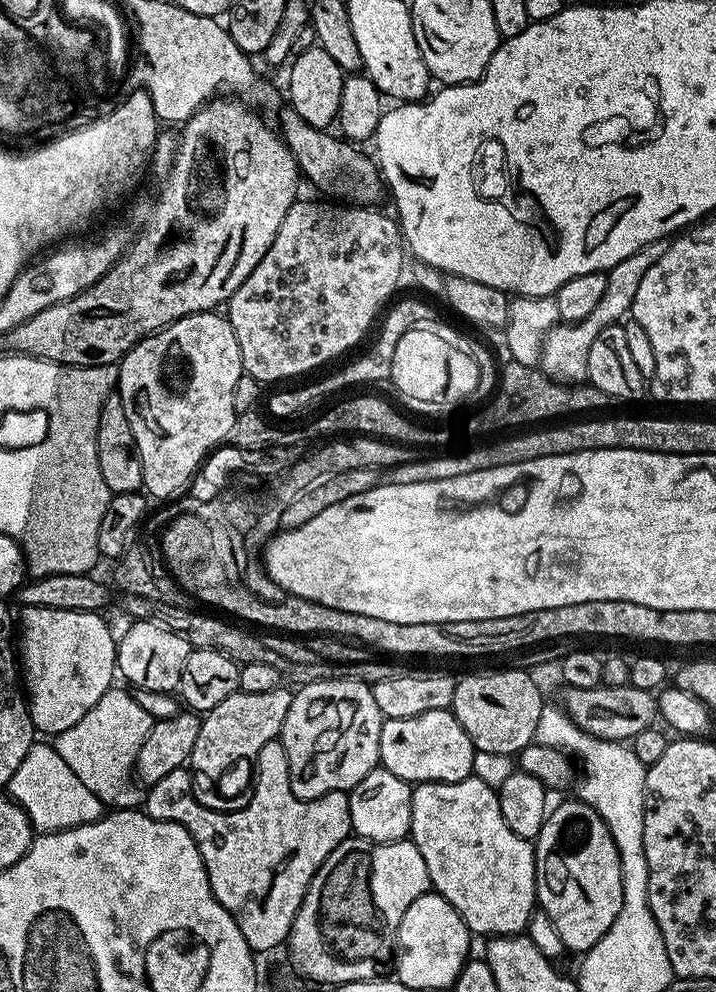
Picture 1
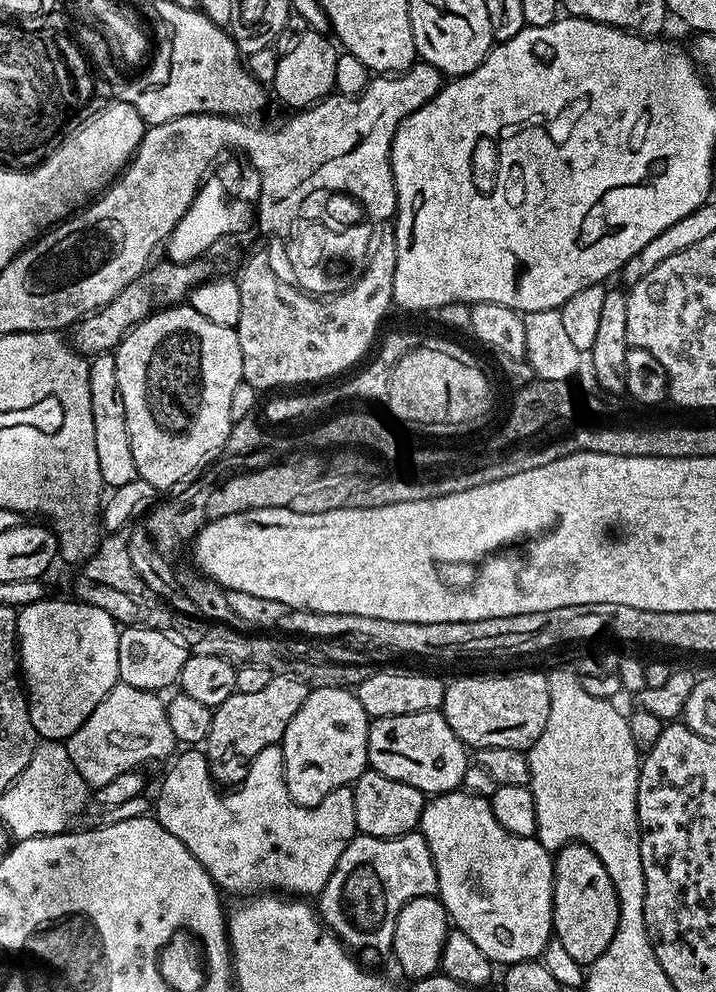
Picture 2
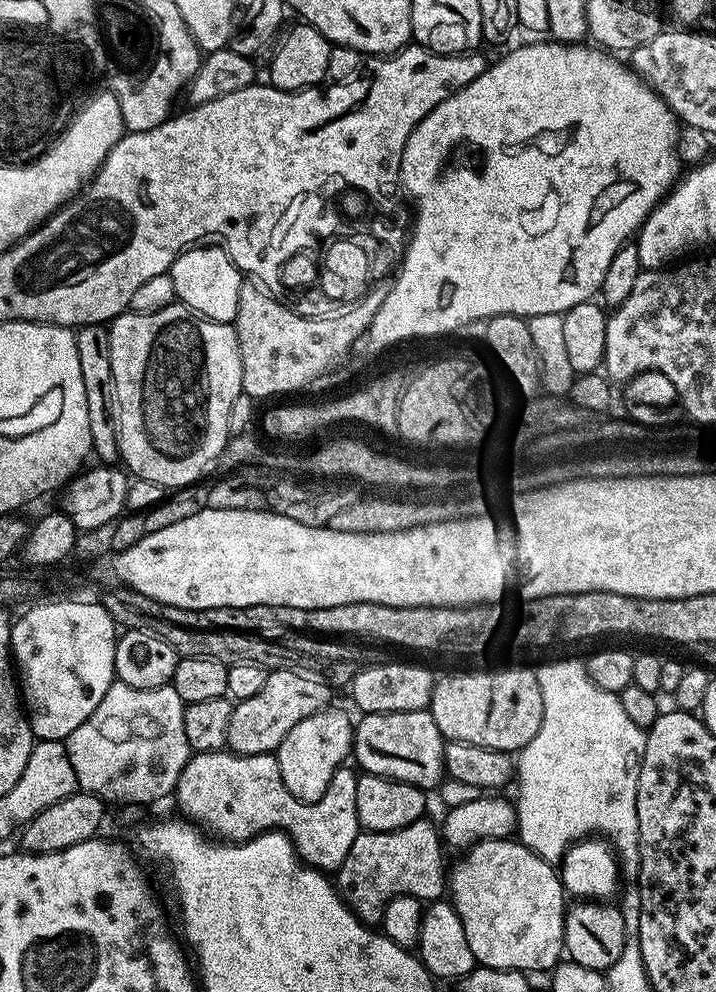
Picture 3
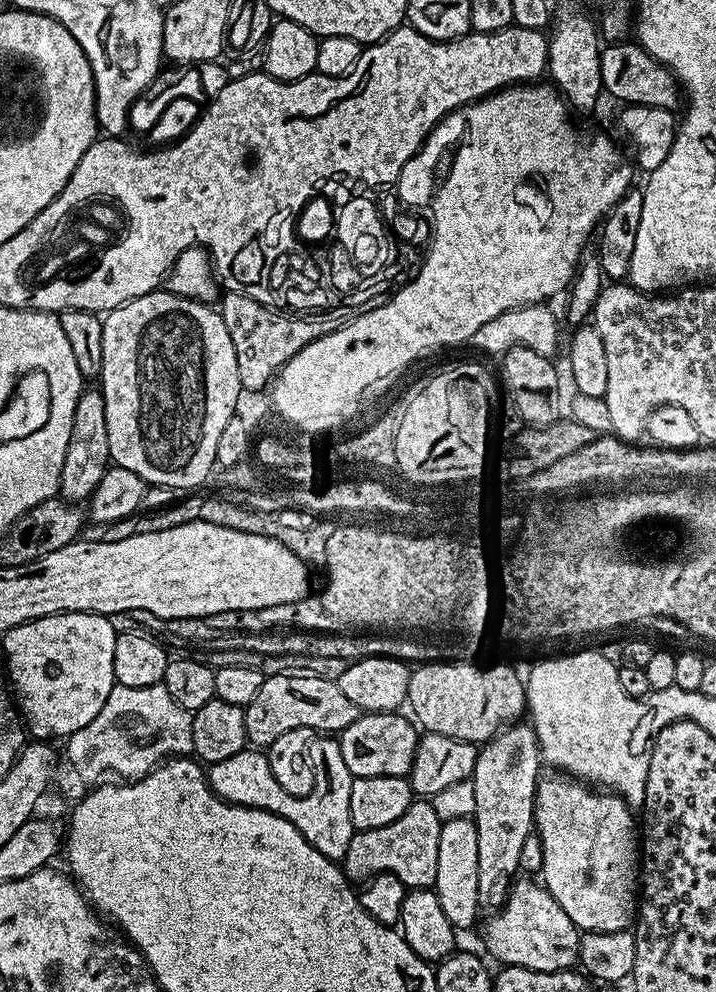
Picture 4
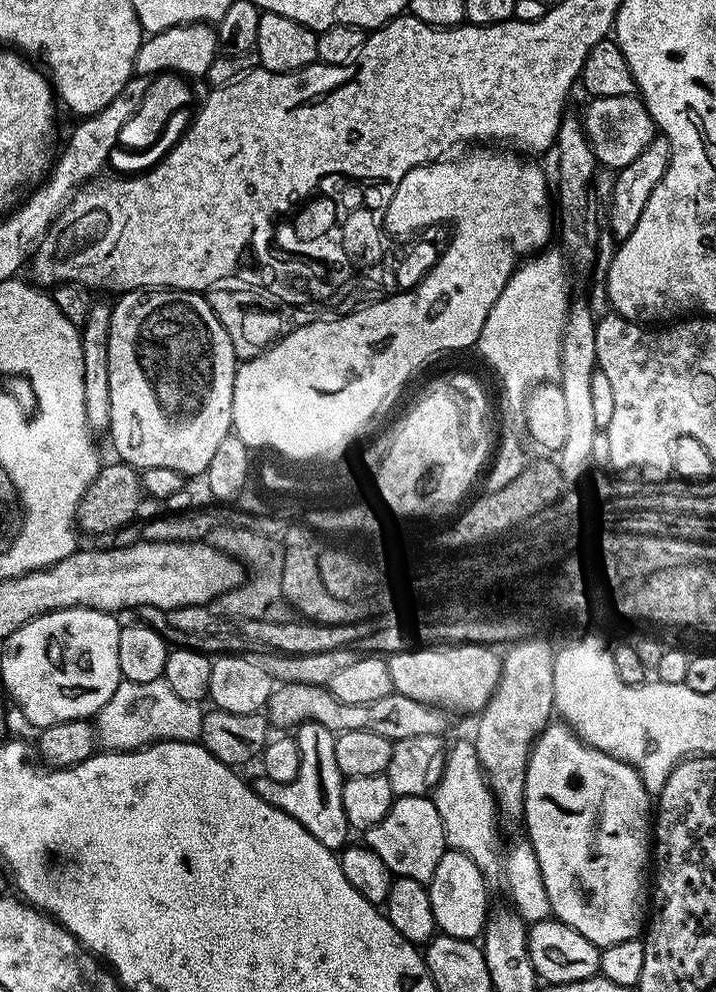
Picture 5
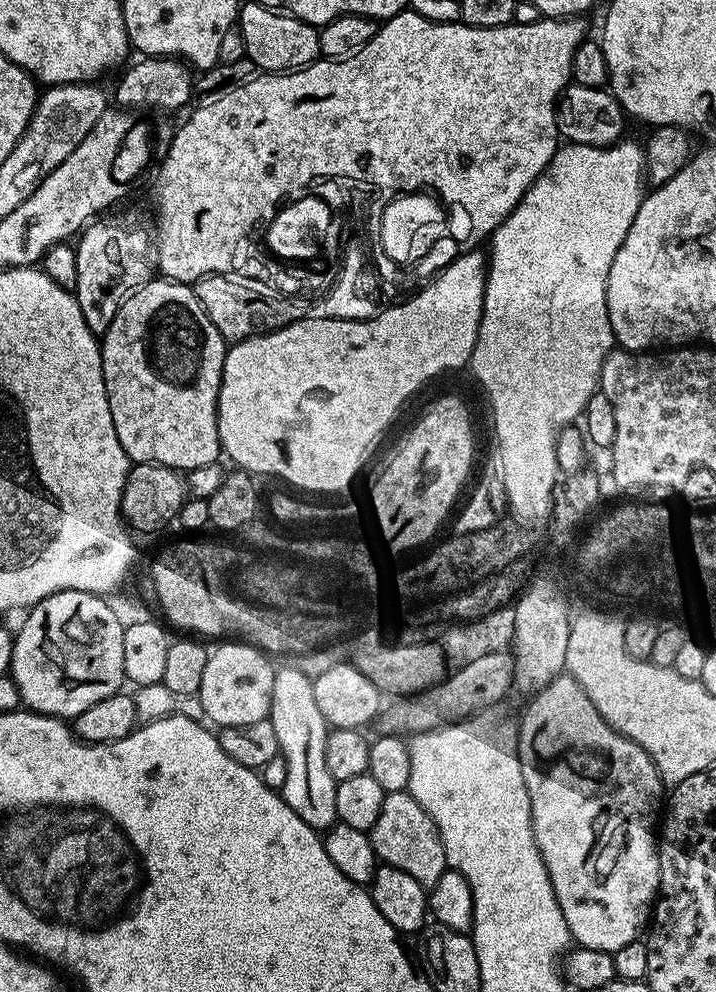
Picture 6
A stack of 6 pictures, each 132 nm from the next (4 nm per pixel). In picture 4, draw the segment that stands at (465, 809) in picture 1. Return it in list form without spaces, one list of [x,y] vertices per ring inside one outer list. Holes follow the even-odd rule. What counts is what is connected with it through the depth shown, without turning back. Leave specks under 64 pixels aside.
[[[520,878],[513,883],[512,890],[508,894],[508,900],[504,907],[495,914],[487,917],[484,924],[484,944],[488,947],[488,952],[496,960],[501,960],[501,965],[522,966],[530,970],[542,970],[543,972],[566,972],[577,967],[580,958],[580,938],[581,931],[574,922],[570,922],[570,917],[566,915],[566,910],[554,902],[543,883],[536,884],[532,878]]]

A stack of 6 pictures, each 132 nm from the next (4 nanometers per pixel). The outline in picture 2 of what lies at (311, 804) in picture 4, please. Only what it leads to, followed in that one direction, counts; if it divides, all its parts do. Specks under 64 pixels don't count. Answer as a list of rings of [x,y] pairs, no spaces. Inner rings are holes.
[[[271,744],[266,746],[266,750],[262,750],[262,754],[258,754],[258,758],[254,758],[254,762],[248,767],[246,778],[238,786],[225,791],[228,792],[225,796],[220,796],[221,789],[212,778],[207,755],[196,746],[185,747],[183,751],[167,765],[168,773],[160,784],[156,800],[154,796],[154,819],[166,830],[170,830],[170,834],[174,834],[174,838],[178,838],[178,842],[182,842],[182,846],[186,846],[186,850],[194,854],[194,858],[198,858],[217,888],[225,893],[273,892],[291,894],[296,898],[319,897],[326,882],[330,882],[330,874],[334,874],[338,858],[342,858],[342,850],[346,850],[352,837],[357,835],[352,788],[339,788],[326,794],[326,798],[322,798],[322,802],[318,802],[313,808],[295,804],[284,781],[283,747]]]

